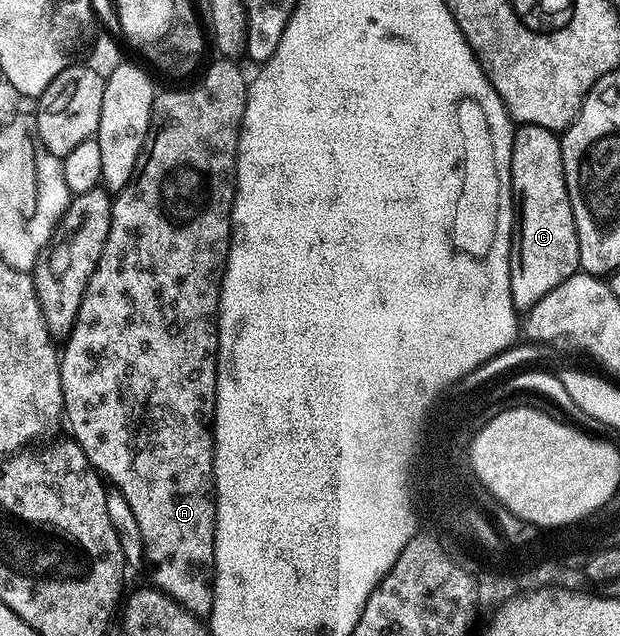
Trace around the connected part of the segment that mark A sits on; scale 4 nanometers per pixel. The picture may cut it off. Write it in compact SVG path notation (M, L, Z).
M218 57L215 58L215 60L215 63L207 69L206 76L204 76L195 87L190 87L187 91L159 90L157 94L155 94L148 137L144 141L142 152L136 161L136 169L128 181L128 185L123 191L119 191L113 196L108 241L104 241L104 253L100 253L100 261L96 265L96 269L92 273L92 277L86 286L84 297L80 301L80 309L78 310L74 327L70 330L70 334L65 336L64 343L66 343L66 348L61 348L59 365L59 377L63 397L62 410L64 412L64 419L66 417L66 423L70 426L71 432L69 431L69 434L72 436L74 442L80 444L84 449L84 453L88 457L88 461L91 465L94 466L94 470L97 471L99 475L109 480L124 497L124 501L128 501L128 505L132 505L132 513L136 517L136 525L140 525L144 563L147 568L150 566L149 582L157 587L159 591L163 591L169 599L176 600L185 611L191 611L196 617L209 616L210 610L212 609L212 601L214 600L214 433L212 424L214 422L214 398L216 397L216 369L218 368L218 292L222 282L222 270L226 267L226 258L230 252L230 214L232 213L232 205L234 204L234 176L238 165L238 130L242 128L242 118L244 117L244 109L246 108L246 92L248 90L248 75L245 75L245 73L237 67L239 64L235 62L235 60L225 57Z

